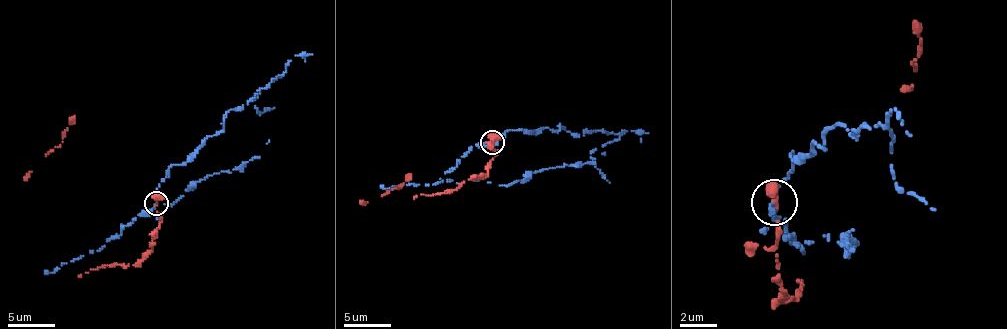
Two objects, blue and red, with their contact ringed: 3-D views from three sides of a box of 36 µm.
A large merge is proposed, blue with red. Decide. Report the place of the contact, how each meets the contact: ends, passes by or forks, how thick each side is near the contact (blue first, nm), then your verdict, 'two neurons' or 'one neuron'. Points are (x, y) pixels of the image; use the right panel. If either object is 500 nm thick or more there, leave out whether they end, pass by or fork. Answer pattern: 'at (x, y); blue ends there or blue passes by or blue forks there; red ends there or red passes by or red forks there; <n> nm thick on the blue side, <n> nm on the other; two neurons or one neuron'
at (774, 202); blue ends there; red passes by; 240 nm thick on the blue side, 240 nm on the other; two neurons

